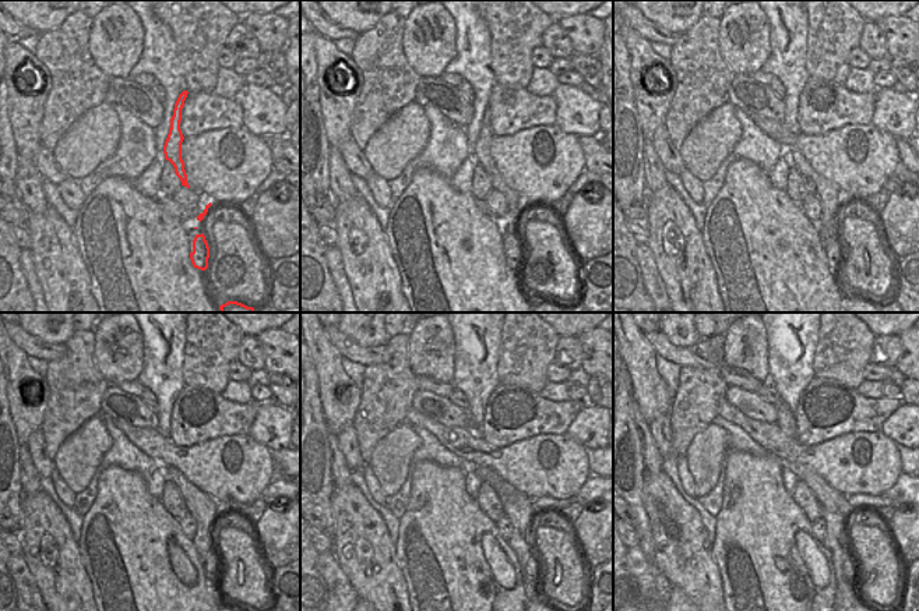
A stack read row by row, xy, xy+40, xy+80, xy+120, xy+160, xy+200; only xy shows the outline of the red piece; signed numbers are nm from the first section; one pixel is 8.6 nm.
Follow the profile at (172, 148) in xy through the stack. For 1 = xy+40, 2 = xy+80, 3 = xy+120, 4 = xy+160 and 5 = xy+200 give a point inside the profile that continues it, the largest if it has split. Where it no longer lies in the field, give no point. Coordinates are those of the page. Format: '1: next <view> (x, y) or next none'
1: next xy+40 (516, 253)
2: next xy+80 (827, 193)
3: next xy+120 (206, 511)
4: next xy+160 (520, 515)
5: next xy+200 (848, 596)

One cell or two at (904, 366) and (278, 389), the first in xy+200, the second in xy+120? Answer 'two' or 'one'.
two

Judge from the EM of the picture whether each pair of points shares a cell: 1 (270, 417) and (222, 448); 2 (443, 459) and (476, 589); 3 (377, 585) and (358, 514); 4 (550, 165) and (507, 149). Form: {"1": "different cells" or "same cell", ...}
{"1": "different cells", "2": "different cells", "3": "same cell", "4": "same cell"}

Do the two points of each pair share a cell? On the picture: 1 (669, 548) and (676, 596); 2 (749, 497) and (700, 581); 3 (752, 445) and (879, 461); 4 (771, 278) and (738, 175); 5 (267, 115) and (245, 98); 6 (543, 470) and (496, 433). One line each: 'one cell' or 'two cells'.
1: two cells
2: two cells
3: two cells
4: one cell
5: one cell
6: two cells

